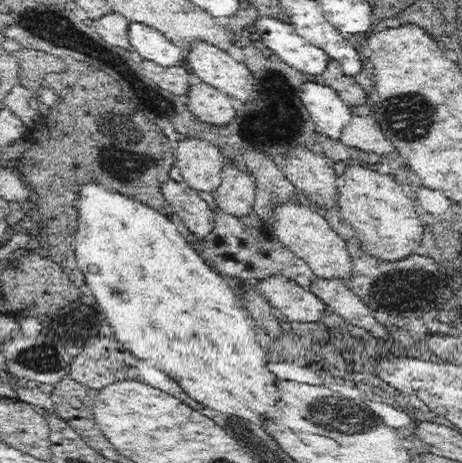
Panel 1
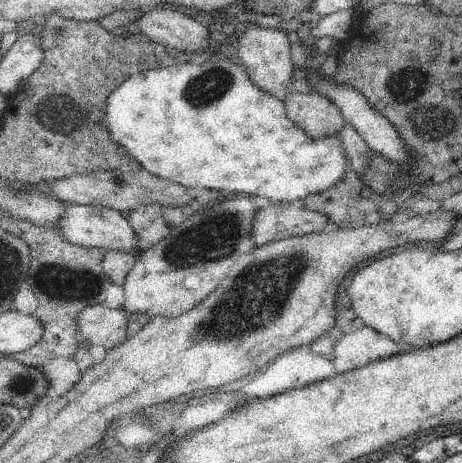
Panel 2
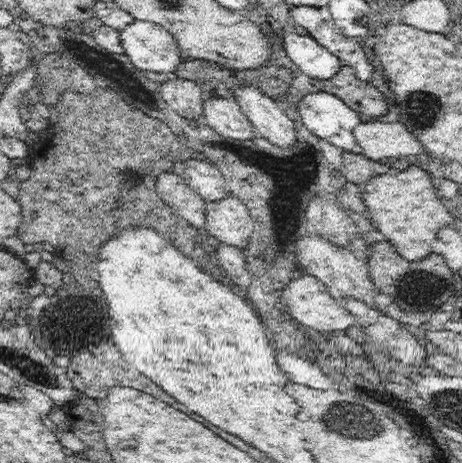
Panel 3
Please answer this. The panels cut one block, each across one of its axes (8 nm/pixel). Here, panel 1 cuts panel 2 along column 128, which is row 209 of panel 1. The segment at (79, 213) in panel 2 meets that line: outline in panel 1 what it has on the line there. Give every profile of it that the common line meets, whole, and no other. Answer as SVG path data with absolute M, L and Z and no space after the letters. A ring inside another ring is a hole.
M228 164L222 170L222 184L214 192L218 210L236 216L238 220L246 214L252 214L256 204L256 180L248 174L248 168Z

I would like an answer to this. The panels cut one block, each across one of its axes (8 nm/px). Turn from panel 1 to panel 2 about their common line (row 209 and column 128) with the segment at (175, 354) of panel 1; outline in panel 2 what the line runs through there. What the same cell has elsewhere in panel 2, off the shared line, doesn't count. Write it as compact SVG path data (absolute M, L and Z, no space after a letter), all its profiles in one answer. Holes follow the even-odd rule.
M217 56L217 58L211 58L207 62L199 62L199 58L195 58L191 62L179 62L179 64L173 64L173 66L167 66L167 68L159 68L159 70L155 68L155 70L145 70L145 72L133 74L113 90L113 94L109 96L109 106L107 106L105 114L107 114L105 116L107 132L111 134L111 138L115 142L119 142L119 146L123 146L123 150L129 150L133 154L133 158L139 162L141 168L151 170L159 178L167 178L167 182L175 182L179 186L193 188L193 190L203 190L205 188L205 190L215 190L215 192L245 192L245 194L257 196L261 202L271 200L271 202L289 202L289 204L293 204L297 200L299 202L305 200L307 196L319 194L319 192L323 192L331 186L337 186L339 180L343 180L347 174L351 174L351 170L349 170L351 160L347 158L347 152L341 146L339 132L331 134L331 136L321 134L319 138L307 136L307 132L303 128L299 128L295 122L291 122L291 118L287 116L285 100L281 100L275 94L255 86L251 82L251 78L247 78L243 74L241 66L237 66L235 62L231 62L225 56Z

